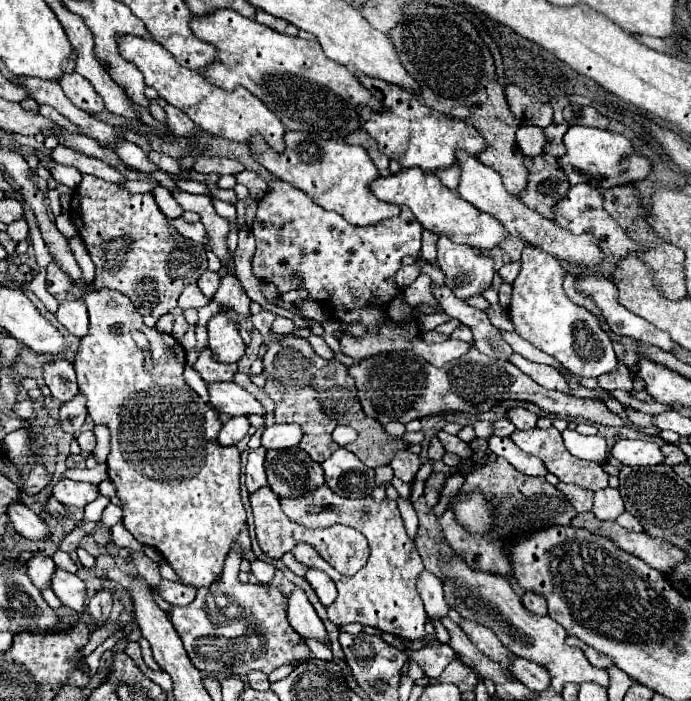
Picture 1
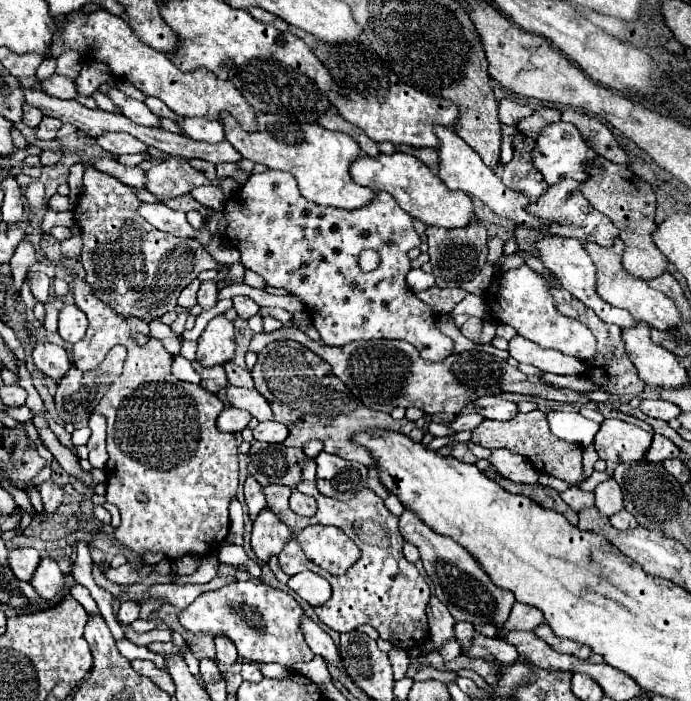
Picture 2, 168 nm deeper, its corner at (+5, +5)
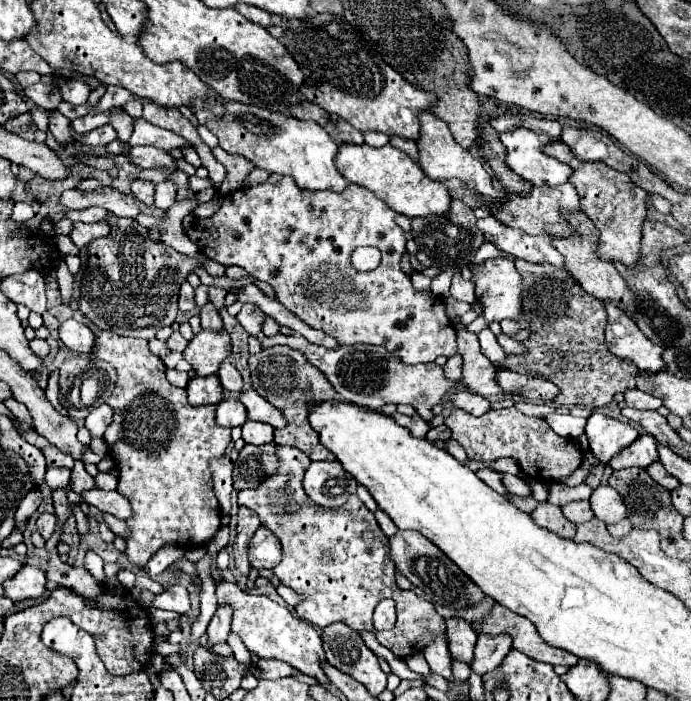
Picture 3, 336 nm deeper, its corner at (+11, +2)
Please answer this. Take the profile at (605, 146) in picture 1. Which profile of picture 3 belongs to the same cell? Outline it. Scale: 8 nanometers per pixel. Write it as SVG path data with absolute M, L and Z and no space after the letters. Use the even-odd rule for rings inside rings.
M516 129L502 133L500 141L506 147L506 165L534 187L556 187L566 183L572 175L568 165L540 151L540 147L550 141L546 135L536 135L528 129Z

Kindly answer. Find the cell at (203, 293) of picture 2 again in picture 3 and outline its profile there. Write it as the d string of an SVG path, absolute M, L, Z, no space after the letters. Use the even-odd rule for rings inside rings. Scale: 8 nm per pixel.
M206 303L200 309L200 319L202 319L202 329L210 329L210 331L222 329L222 317L218 315L218 309L212 303Z

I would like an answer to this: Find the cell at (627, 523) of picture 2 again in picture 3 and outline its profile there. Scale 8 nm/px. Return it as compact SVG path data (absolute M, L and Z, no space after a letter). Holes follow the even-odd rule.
M624 519L620 523L614 523L614 525L608 525L608 533L612 537L624 537L632 531L632 525L630 525L630 519Z

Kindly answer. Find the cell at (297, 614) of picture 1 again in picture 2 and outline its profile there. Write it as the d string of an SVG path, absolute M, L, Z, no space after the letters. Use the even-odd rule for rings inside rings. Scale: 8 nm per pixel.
M308 614L302 616L302 620L300 620L300 630L302 630L304 640L308 642L308 646L312 648L314 654L322 656L326 662L334 662L334 664L342 670L340 656L338 656L338 650L336 650L332 638L330 638L316 622L312 622L312 618L310 618Z

